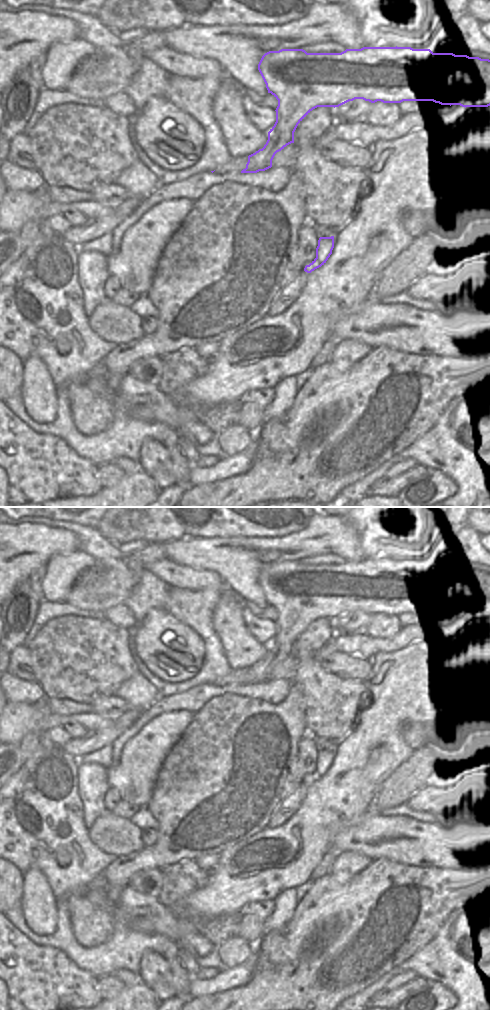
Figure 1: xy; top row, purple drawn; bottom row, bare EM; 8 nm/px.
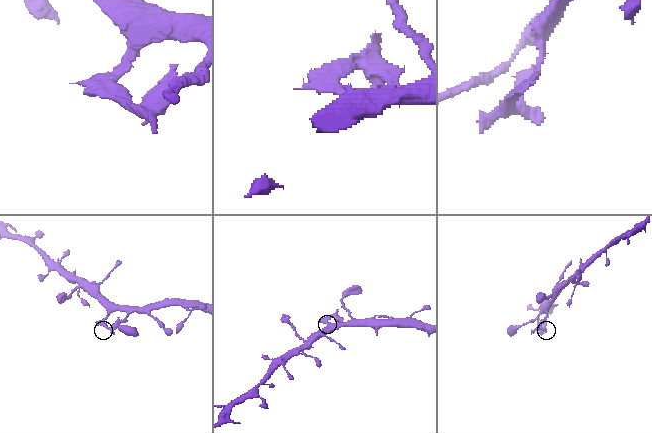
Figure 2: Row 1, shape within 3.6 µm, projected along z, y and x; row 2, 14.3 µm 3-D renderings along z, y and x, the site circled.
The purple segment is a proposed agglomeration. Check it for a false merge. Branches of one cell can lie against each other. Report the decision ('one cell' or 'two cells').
two cells

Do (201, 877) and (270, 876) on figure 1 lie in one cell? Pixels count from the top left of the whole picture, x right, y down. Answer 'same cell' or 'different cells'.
different cells

